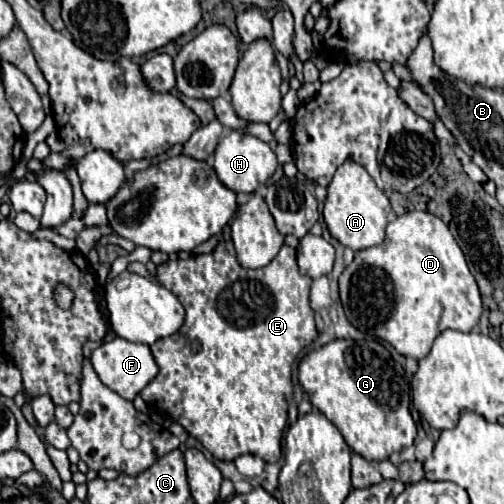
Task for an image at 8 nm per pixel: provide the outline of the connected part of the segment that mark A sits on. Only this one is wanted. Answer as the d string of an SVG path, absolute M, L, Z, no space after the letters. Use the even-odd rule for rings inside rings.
M346 160L328 184L328 198L324 202L324 222L330 234L354 252L378 246L384 242L384 230L388 218L392 216L392 206L388 196L376 186L366 168L354 160Z

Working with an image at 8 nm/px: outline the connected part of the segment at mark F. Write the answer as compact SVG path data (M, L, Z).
M114 338L112 342L104 342L102 346L98 346L92 352L92 366L98 374L98 378L102 380L102 384L106 384L110 390L120 394L124 400L134 400L140 394L140 390L144 386L148 386L158 374L150 348L146 344L130 342L124 338Z

